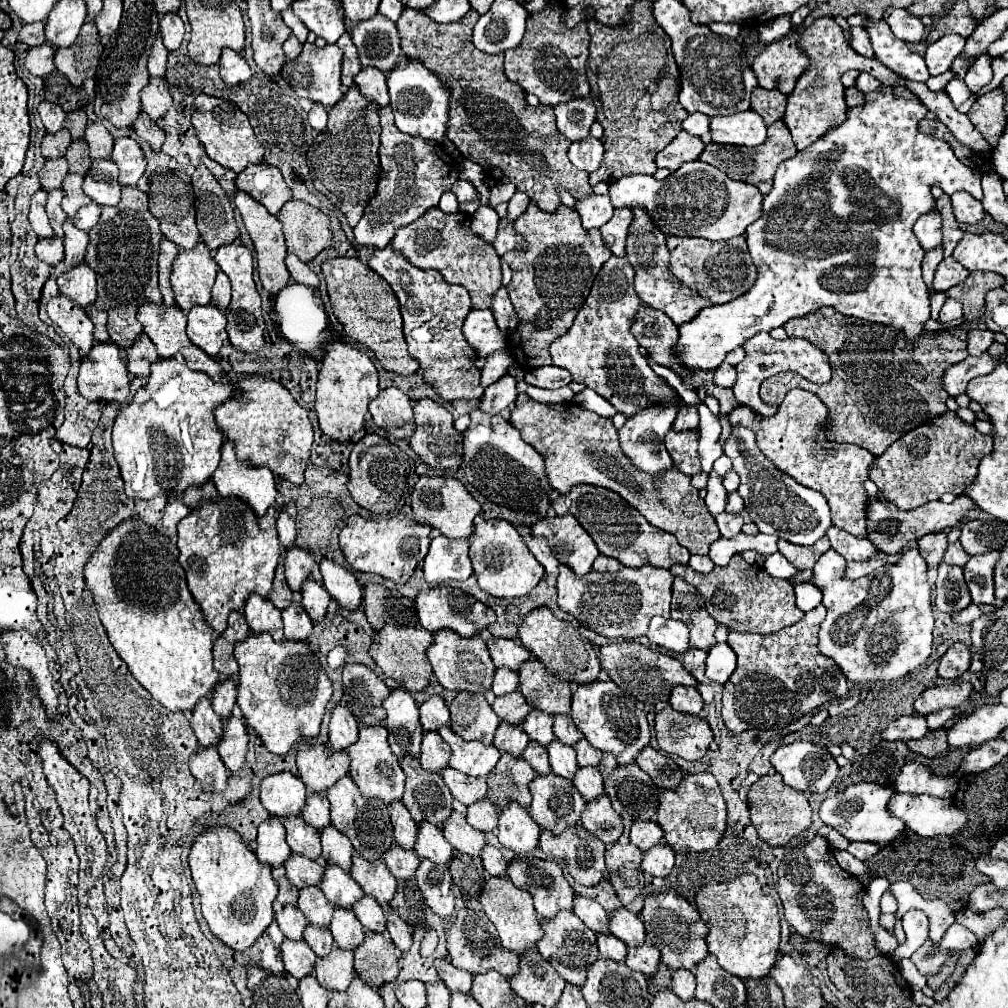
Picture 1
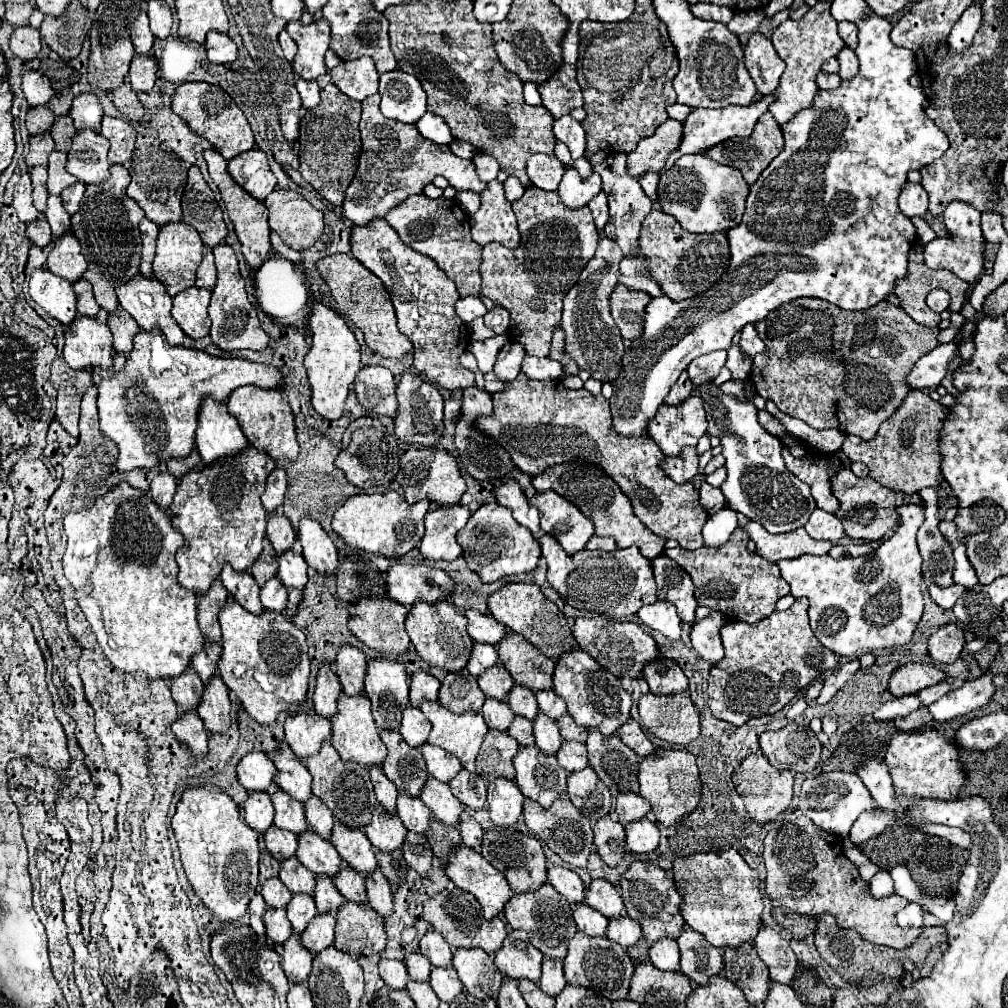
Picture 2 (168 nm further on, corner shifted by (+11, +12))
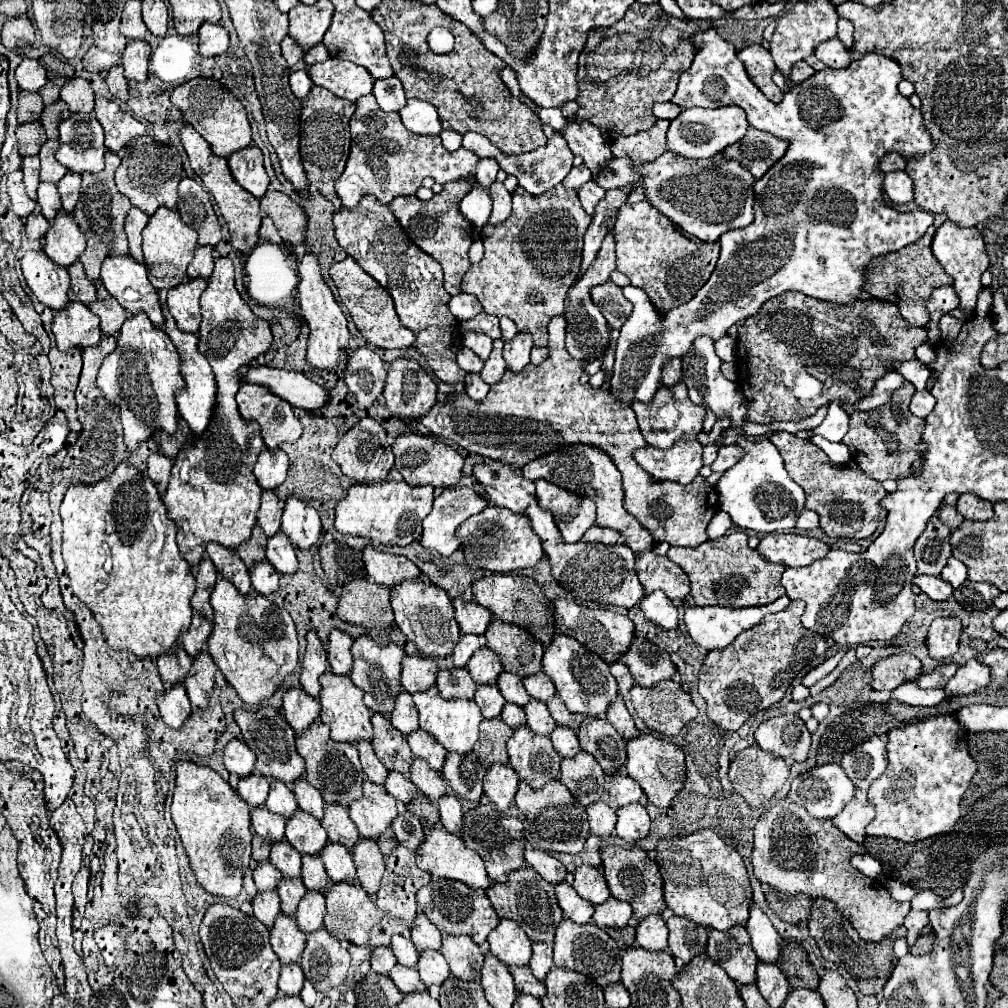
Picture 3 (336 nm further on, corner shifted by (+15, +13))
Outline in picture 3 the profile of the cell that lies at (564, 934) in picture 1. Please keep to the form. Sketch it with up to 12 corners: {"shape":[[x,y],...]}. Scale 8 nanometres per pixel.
{"shape":[[534,868],[486,890],[500,920],[552,944],[564,914],[554,886]]}

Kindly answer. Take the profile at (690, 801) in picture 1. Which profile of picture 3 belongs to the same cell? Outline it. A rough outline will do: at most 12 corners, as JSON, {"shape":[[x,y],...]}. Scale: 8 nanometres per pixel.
{"shape":[[640,734],[626,770],[656,808],[684,788],[682,748]]}

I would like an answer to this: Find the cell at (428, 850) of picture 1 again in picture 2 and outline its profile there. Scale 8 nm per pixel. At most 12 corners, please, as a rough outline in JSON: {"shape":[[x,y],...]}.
{"shape":[[400,793],[396,815],[408,831],[428,831],[430,809]]}

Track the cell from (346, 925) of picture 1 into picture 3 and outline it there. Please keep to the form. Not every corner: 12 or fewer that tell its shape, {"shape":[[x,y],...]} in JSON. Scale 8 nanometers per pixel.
{"shape":[[320,856],[302,858],[302,882],[326,894],[328,876]]}

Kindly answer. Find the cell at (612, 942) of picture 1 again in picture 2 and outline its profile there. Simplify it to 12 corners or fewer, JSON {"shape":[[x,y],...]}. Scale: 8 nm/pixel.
{"shape":[[586,903],[572,907],[582,933],[606,935],[608,919]]}

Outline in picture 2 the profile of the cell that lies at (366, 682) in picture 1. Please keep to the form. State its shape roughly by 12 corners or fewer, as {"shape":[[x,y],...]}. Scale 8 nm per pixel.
{"shape":[[342,645],[336,675],[342,691],[364,691],[366,655]]}

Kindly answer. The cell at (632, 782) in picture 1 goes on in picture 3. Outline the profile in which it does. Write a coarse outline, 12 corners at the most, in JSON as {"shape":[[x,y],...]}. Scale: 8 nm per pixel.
{"shape":[[586,716],[580,748],[606,774],[626,766],[626,742],[606,718]]}

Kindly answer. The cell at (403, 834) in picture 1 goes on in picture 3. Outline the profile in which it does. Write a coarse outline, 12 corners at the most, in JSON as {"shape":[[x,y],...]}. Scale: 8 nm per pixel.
{"shape":[[360,742],[360,762],[368,780],[384,786],[388,770],[370,742]]}

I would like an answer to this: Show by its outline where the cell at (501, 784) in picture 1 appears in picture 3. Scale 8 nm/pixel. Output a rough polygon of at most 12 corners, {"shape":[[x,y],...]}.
{"shape":[[500,718],[482,720],[474,754],[488,770],[508,764],[512,736]]}

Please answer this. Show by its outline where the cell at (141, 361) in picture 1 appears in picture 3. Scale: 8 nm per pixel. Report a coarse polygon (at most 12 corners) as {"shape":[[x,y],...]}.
{"shape":[[112,298],[90,310],[100,318],[104,336],[120,336],[128,312]]}

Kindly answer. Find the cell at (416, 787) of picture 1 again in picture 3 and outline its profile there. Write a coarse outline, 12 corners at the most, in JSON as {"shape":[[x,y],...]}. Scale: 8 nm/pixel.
{"shape":[[382,714],[372,716],[374,752],[394,772],[408,776],[412,750]]}

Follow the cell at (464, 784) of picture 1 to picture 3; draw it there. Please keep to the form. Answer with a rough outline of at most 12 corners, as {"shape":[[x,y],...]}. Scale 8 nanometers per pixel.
{"shape":[[424,730],[408,734],[414,756],[442,770],[448,752]]}

